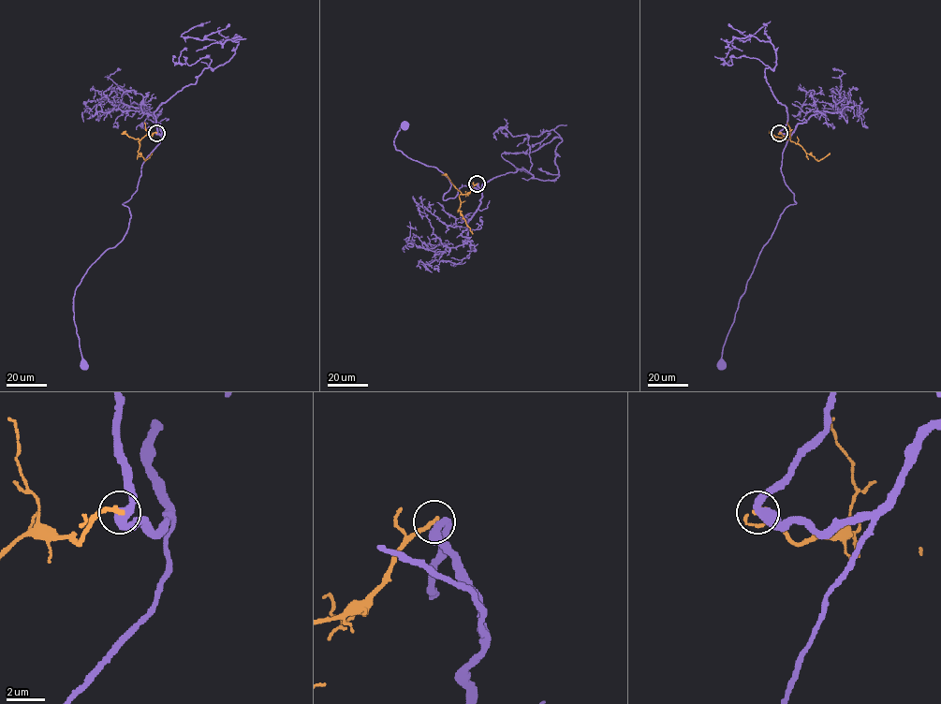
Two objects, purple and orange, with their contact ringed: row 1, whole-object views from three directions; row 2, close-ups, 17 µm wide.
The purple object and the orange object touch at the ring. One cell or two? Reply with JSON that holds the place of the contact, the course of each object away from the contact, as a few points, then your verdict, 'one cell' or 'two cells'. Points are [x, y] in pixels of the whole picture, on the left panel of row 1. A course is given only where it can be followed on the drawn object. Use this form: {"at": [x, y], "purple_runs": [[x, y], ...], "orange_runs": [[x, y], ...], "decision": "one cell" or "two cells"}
{"at": [156, 133], "purple_runs": [[155, 132], [160, 142], [143, 163], [137, 190], [123, 204], [130, 214], [127, 230], [76, 289], [82, 364]], "orange_runs": [[155, 132], [152, 136], [146, 135], [138, 141], [138, 152], [145, 161], [152, 154]], "decision": "two cells"}

